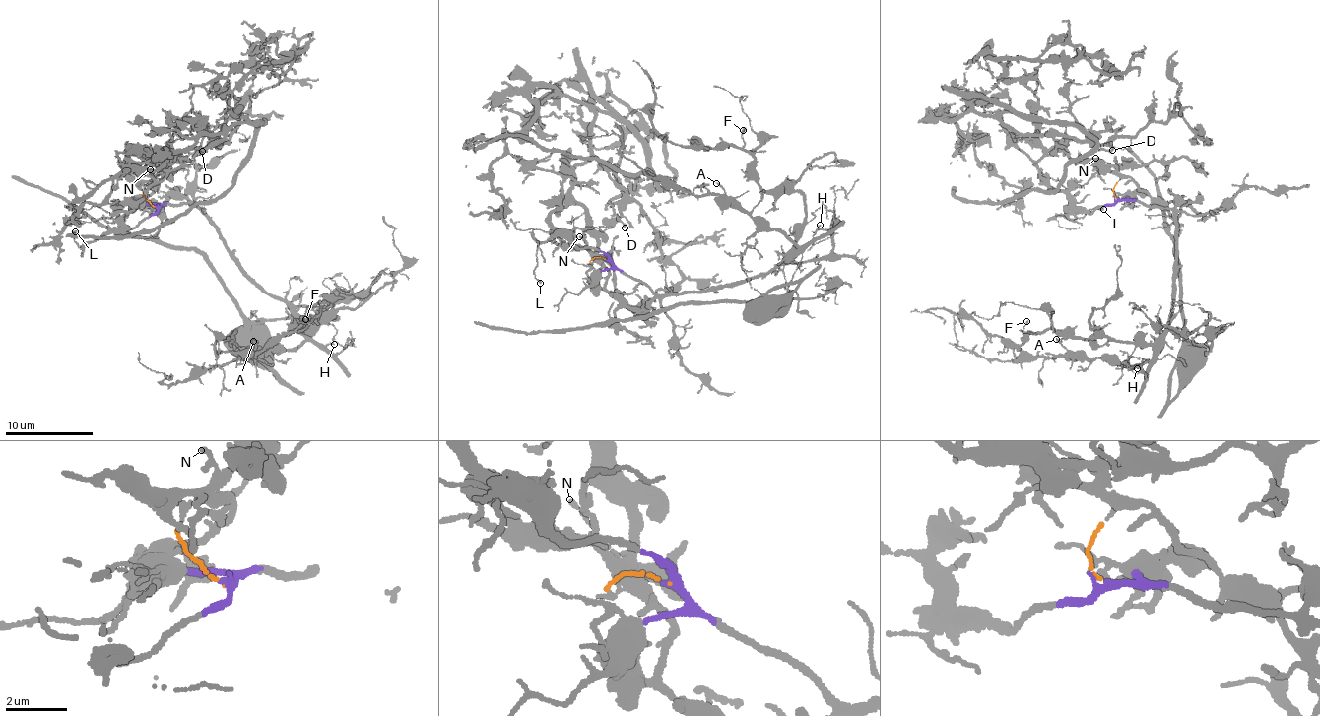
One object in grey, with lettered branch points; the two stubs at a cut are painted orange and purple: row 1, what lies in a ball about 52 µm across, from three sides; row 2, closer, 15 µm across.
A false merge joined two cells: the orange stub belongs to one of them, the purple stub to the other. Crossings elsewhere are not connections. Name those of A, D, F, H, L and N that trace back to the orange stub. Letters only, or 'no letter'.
D, N

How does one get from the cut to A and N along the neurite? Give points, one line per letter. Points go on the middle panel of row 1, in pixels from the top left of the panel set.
A: (605, 260), (661, 294), (676, 295), (731, 288), (783, 263), (799, 248), (774, 229), (764, 230), (716, 182)
N: (605, 258), (590, 262), (592, 251), (579, 235)

